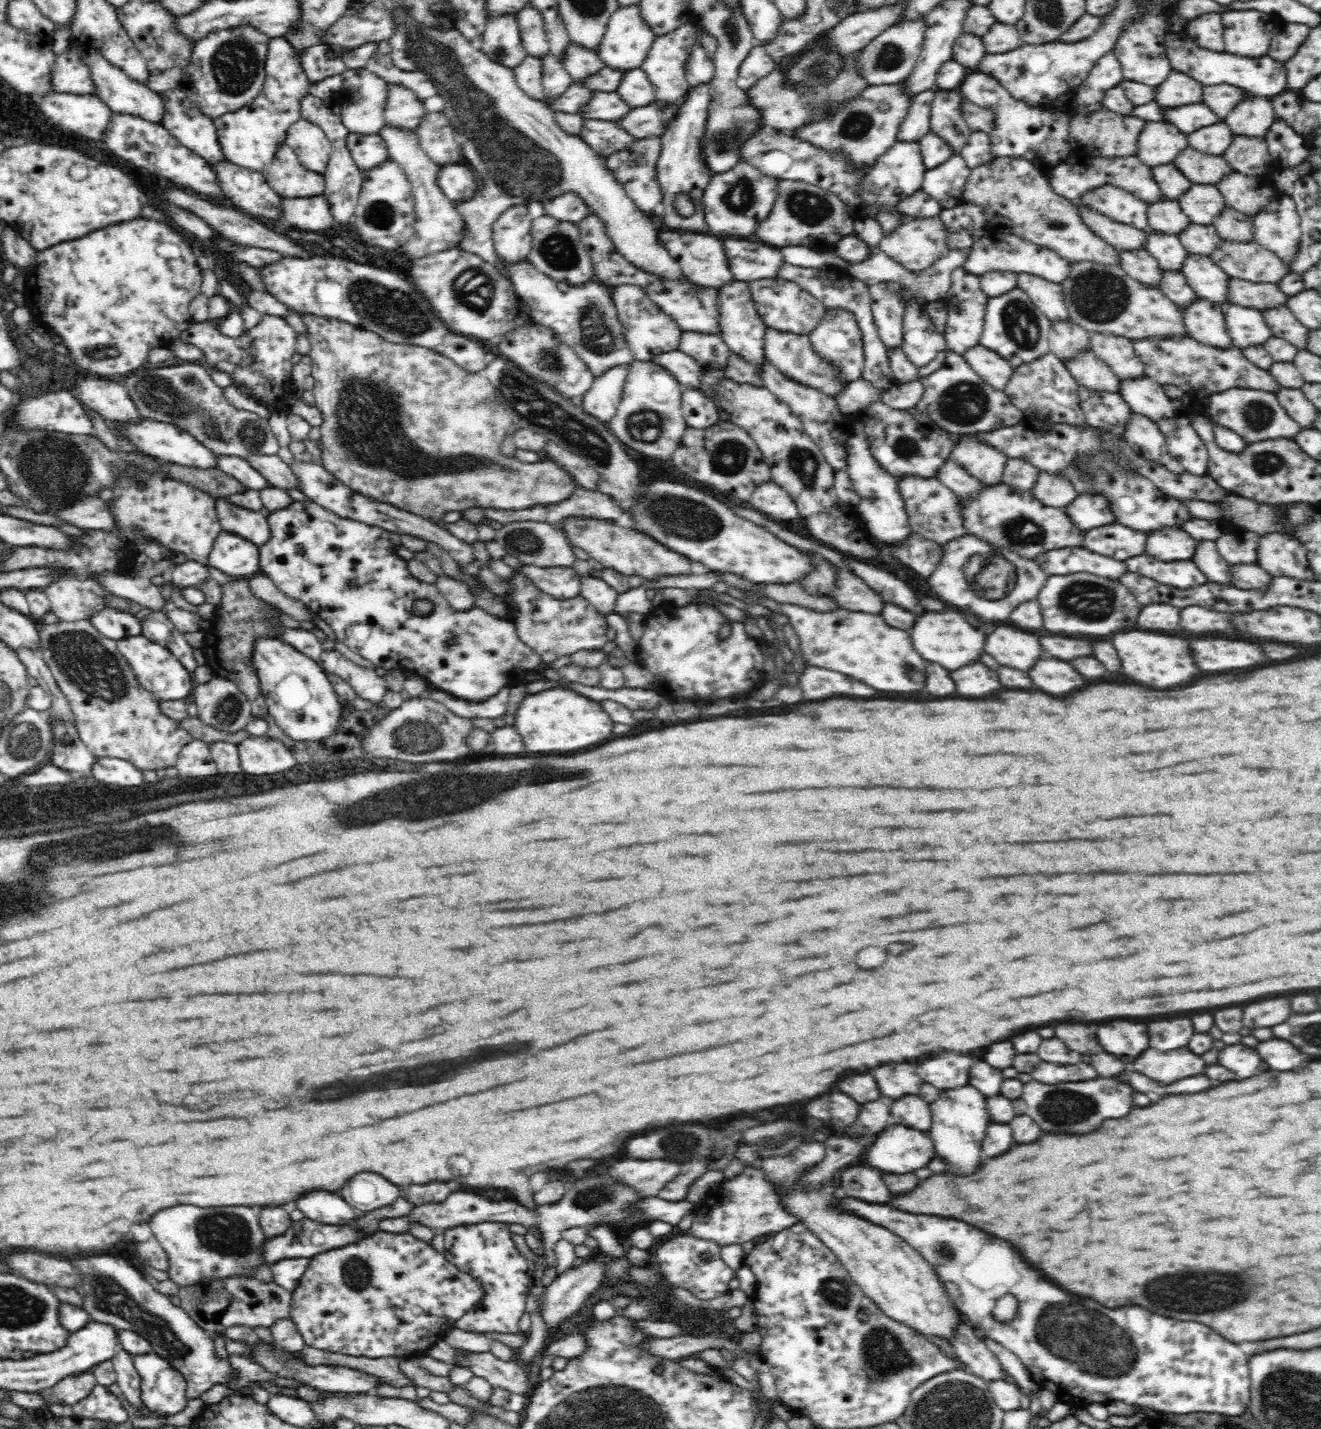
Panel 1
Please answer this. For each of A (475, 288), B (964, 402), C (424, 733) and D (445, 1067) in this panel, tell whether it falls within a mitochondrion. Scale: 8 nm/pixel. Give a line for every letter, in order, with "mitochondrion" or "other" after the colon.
A: mitochondrion
B: mitochondrion
C: mitochondrion
D: mitochondrion

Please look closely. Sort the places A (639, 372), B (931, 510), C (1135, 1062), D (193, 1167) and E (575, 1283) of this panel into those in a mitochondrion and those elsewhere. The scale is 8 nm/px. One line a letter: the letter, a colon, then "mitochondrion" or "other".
A: other
B: other
C: other
D: other
E: other

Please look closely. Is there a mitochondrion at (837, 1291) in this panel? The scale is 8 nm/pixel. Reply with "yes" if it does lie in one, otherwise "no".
yes

